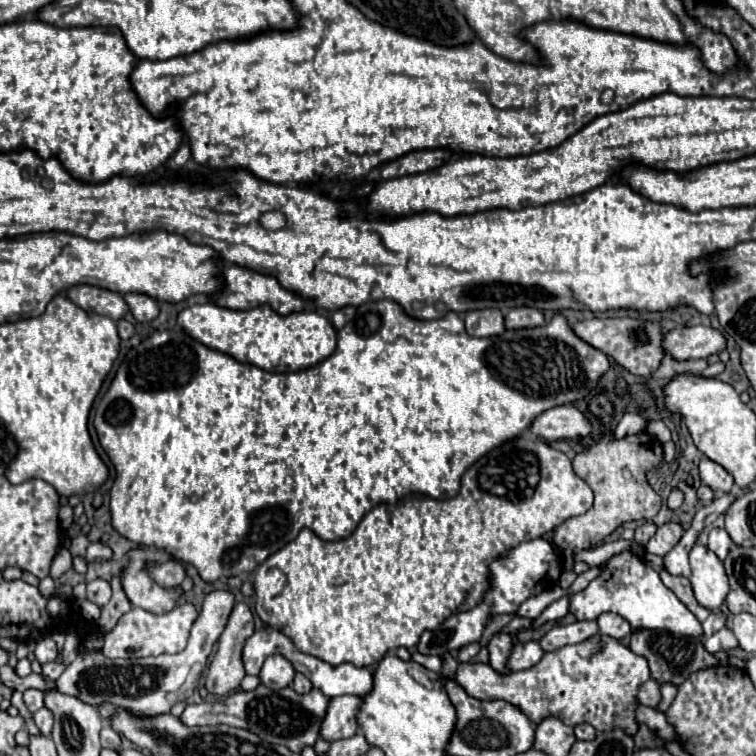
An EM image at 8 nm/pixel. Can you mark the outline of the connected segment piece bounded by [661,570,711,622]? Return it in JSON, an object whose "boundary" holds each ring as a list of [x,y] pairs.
{"boundary":[[[661,570],[661,580],[663,580],[663,584],[665,584],[669,590],[673,590],[675,596],[695,614],[695,618],[697,618],[699,622],[703,622],[703,620],[711,614],[711,610],[703,608],[703,606],[695,600],[691,582],[689,582],[687,578],[683,578],[683,576],[673,576],[673,574],[669,574],[667,570]]]}

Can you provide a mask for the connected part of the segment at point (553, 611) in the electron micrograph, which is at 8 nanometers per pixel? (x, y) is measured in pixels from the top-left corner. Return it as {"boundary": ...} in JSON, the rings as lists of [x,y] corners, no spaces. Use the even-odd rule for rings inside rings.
{"boundary":[[[563,596],[563,598],[559,598],[557,602],[553,602],[553,604],[535,620],[533,626],[541,626],[541,624],[545,624],[547,620],[559,620],[559,618],[563,618],[567,612],[569,612],[569,596]]]}

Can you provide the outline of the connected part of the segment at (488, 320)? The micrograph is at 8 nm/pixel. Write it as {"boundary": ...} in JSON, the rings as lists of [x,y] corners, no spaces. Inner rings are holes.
{"boundary":[[[471,310],[465,314],[465,328],[469,336],[497,336],[505,332],[503,314],[499,310]]]}

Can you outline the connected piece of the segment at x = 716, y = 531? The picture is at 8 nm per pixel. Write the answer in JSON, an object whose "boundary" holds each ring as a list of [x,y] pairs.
{"boundary":[[[713,528],[713,530],[709,532],[709,544],[707,544],[707,548],[709,548],[711,552],[715,552],[719,560],[723,560],[723,558],[729,554],[731,544],[733,544],[733,542],[731,542],[729,534],[727,534],[723,528]]]}

